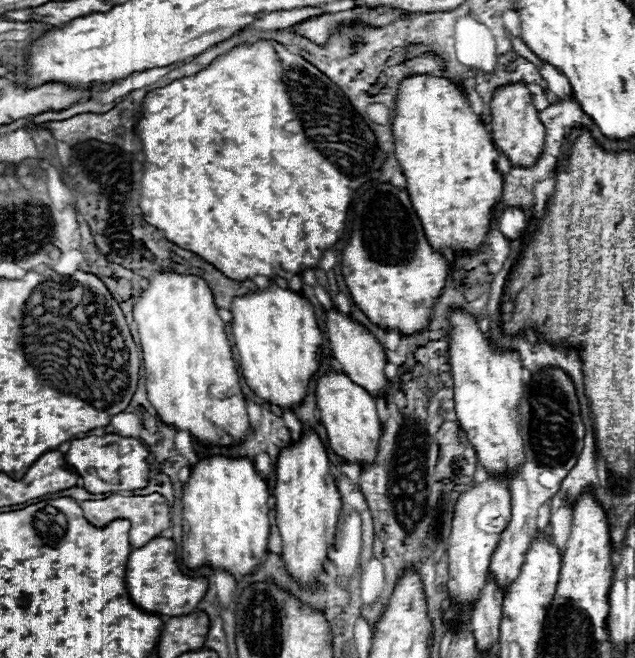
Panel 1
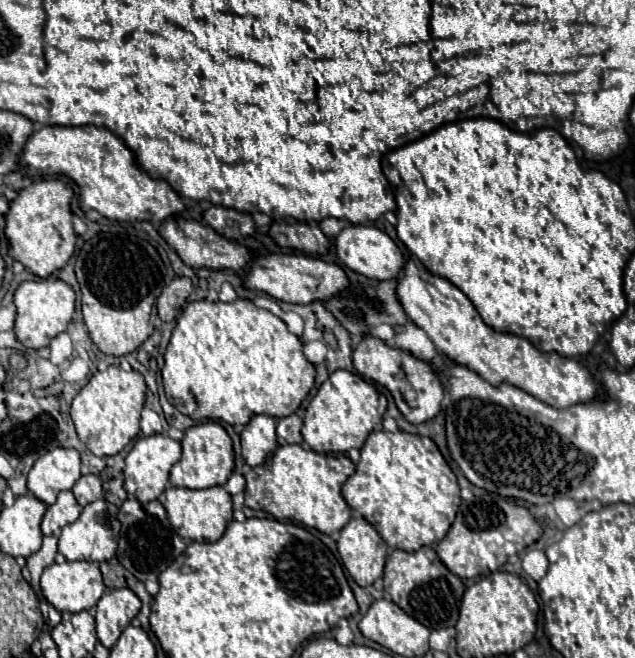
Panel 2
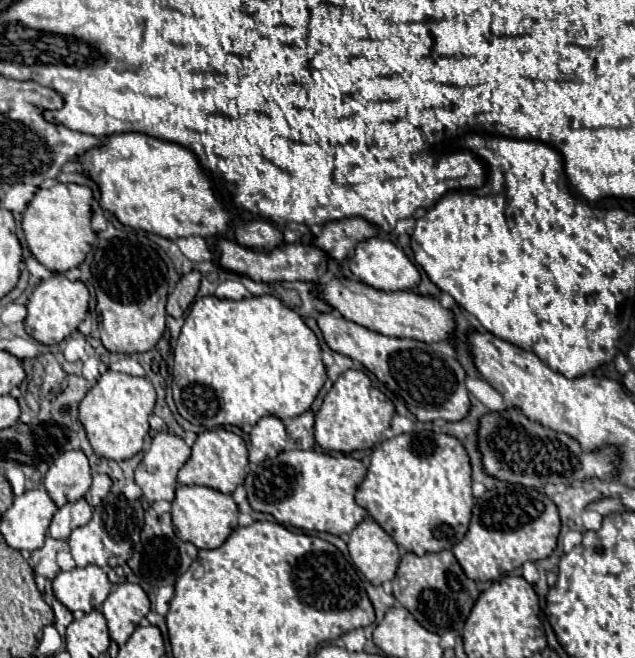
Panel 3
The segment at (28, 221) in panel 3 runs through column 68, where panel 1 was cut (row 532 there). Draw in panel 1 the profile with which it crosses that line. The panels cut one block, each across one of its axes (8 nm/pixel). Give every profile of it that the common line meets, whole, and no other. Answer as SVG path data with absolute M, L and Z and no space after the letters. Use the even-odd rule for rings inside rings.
M224 454L204 456L190 470L190 478L182 490L184 504L184 536L182 562L188 568L212 566L226 568L234 578L252 572L268 550L270 518L268 518L268 484L248 458L230 458Z

